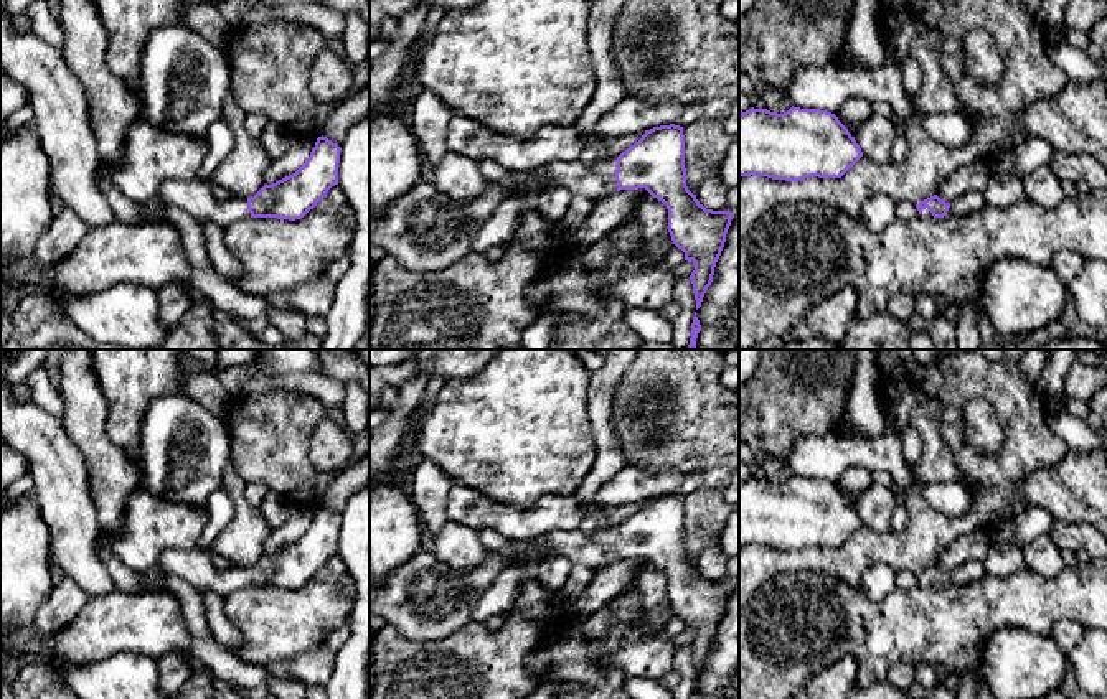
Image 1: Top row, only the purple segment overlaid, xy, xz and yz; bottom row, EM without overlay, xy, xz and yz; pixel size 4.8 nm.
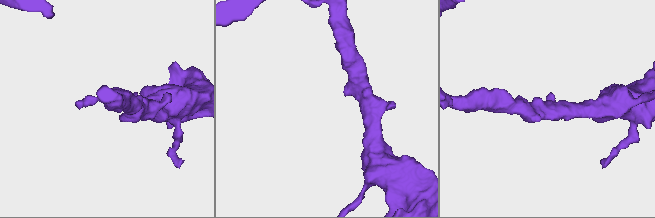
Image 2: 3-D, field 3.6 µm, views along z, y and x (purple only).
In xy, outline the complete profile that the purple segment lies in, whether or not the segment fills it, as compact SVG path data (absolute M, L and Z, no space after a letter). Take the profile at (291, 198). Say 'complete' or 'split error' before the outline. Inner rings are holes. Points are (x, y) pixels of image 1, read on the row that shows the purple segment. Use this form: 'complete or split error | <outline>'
split error | M318 137L310 157L292 175L264 185L247 199L229 198L219 201L210 186L198 178L167 181L157 196L177 208L183 208L200 224L214 223L221 228L243 218L302 219L317 203L338 185L340 147L327 137Z

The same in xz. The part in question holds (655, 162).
split error | M670 124L645 130L642 138L622 152L615 160L599 162L586 167L579 162L556 162L539 168L544 183L538 195L549 186L564 186L572 196L586 195L599 201L604 193L620 190L645 188L653 198L662 201L668 209L668 232L673 244L685 252L685 260L695 262L690 275L693 284L696 310L701 307L703 297L713 282L714 267L726 242L733 213L706 209L686 186L685 168L685 135L683 127Z

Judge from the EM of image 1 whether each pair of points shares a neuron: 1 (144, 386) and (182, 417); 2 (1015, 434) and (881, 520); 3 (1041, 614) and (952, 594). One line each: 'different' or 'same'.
1: different
2: different
3: same

